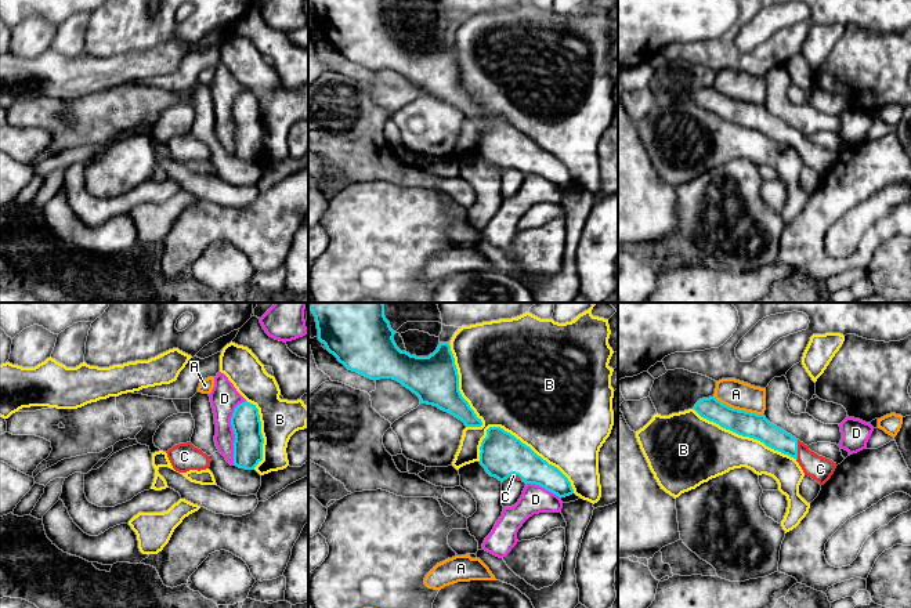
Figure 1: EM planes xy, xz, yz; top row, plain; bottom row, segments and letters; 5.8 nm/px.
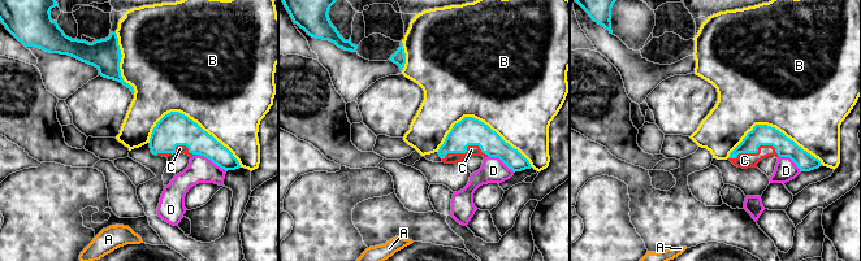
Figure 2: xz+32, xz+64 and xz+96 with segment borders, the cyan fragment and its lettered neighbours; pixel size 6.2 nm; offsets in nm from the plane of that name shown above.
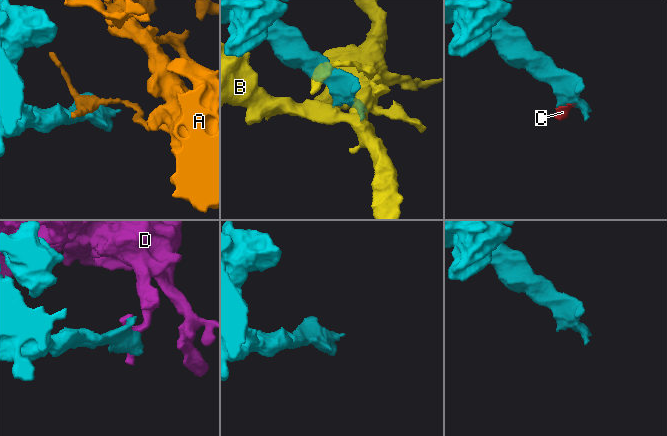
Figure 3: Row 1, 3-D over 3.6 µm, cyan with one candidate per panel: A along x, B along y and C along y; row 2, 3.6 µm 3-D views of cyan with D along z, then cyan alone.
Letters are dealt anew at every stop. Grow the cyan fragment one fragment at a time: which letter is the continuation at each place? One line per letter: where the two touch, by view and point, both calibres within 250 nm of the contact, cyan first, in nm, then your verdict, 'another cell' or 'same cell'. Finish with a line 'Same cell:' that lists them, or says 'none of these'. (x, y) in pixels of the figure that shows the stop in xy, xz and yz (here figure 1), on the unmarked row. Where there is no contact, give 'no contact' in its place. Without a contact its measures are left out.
A: meets cyan in yz at (737, 100); 140 nm thick on the cyan side, 160 nm on the other; another cell
B: meets cyan in xz at (532, 141); 260 nm thick on the cyan side, 500 nm on the other; another cell
C: meets cyan in yz at (796, 140); 140 nm thick on the cyan side, 140 nm on the other; same cell
D: meets cyan in xy at (234, 122); 180 nm thick on the cyan side, 170 nm on the other; another cell
Same cell: C

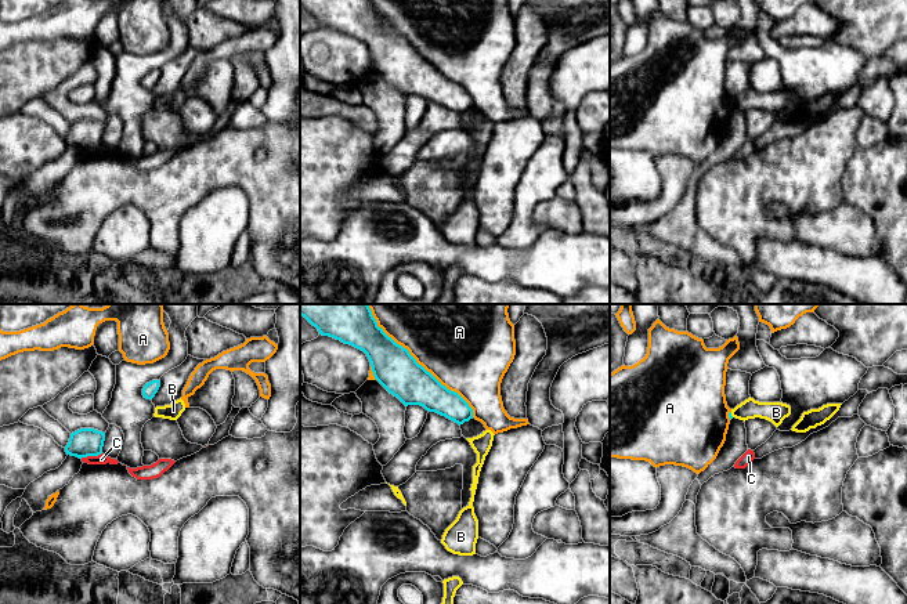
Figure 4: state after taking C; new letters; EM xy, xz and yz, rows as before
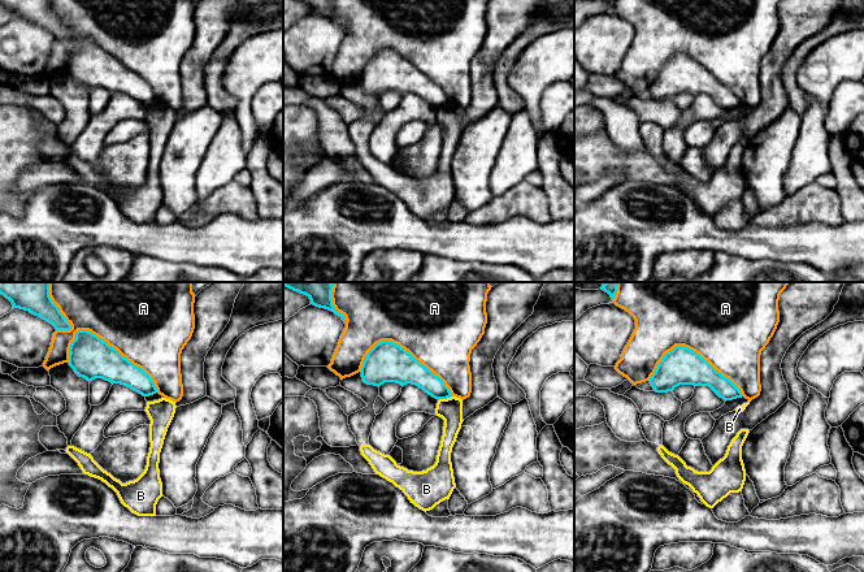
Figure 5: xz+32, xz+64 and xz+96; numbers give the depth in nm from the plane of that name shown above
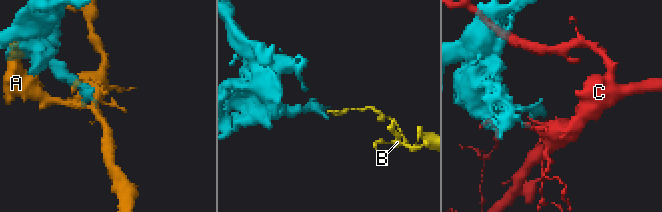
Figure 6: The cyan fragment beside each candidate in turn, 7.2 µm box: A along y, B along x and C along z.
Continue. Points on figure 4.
A: meets cyan in xz at (421, 55); 240 nm thick on the cyan side, 440 nm on the other; another cell
B: meets cyan in yz at (730, 105); 20 nm thick on the cyan side, 120 nm on the other; another cell
C: meets cyan in xy at (90, 145); 160 nm thick on the cyan side, 60 nm on the other; another cell
Same cell: none of these

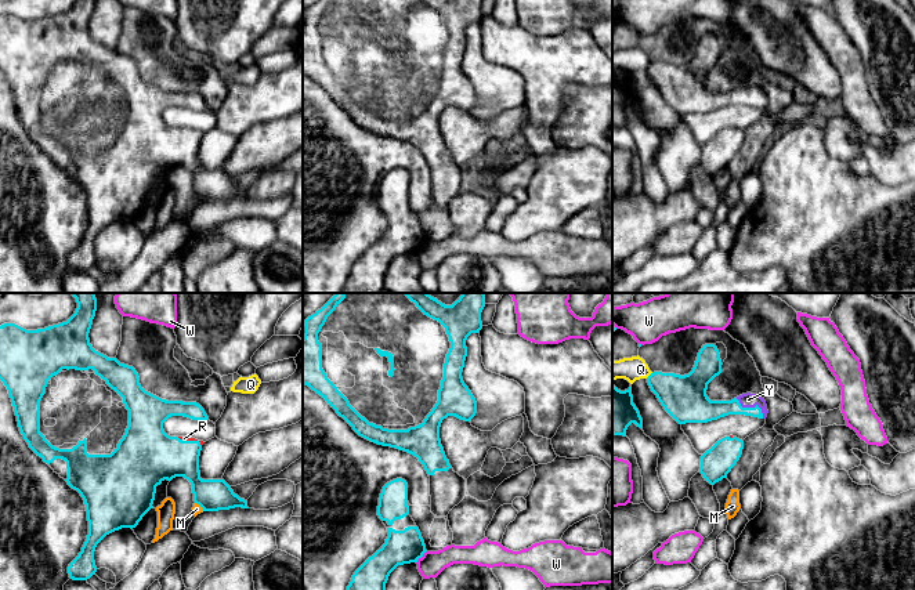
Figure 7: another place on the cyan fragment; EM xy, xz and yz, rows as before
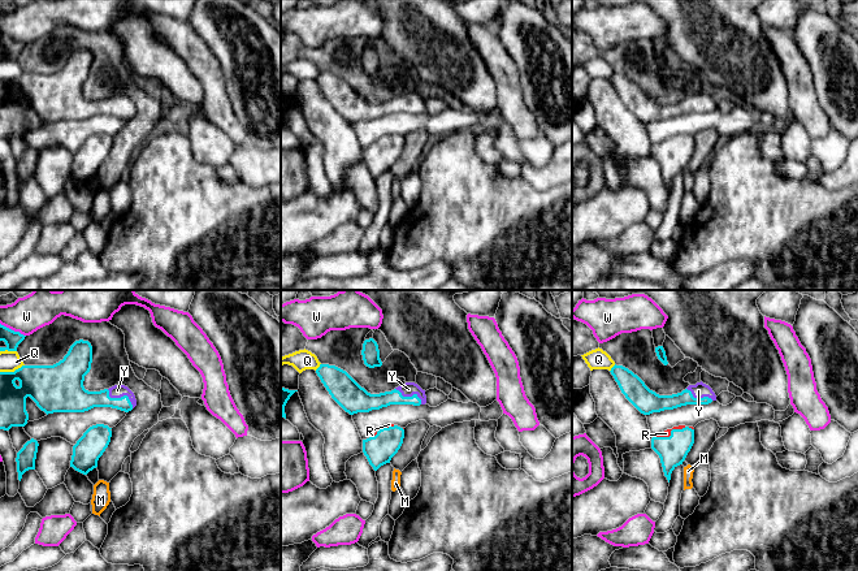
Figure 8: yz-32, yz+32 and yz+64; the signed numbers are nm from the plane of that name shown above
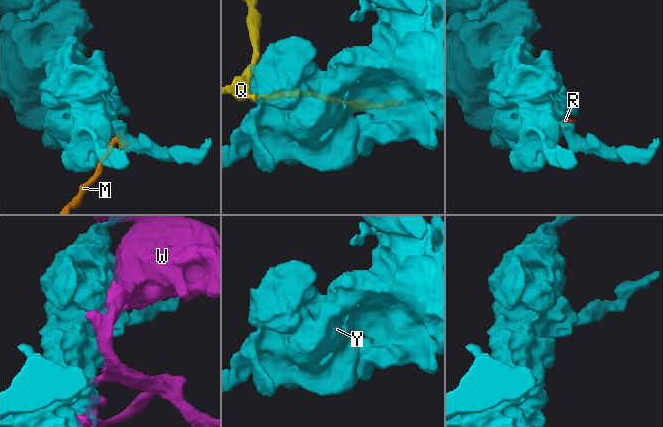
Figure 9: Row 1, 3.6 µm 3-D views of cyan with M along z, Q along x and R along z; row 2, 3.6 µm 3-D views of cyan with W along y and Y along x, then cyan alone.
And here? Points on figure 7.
M: meets cyan in xy at (199, 195); 190 nm thick on the cyan side, 50 nm on the other; another cell
Q: meets cyan in yz at (650, 65); 260 nm thick on the cyan side, 140 nm on the other; another cell
R: meets cyan in xy at (190, 131); 320 nm thick on the cyan side, 30 nm on the other; same cell
W: meets cyan in xz at (420, 248); 200 nm thick on the cyan side, 150 nm on the other; another cell
Y: meets cyan in yz at (752, 98); 120 nm thick on the cyan side, 90 nm on the other; same cell
Same cell: R, Y

